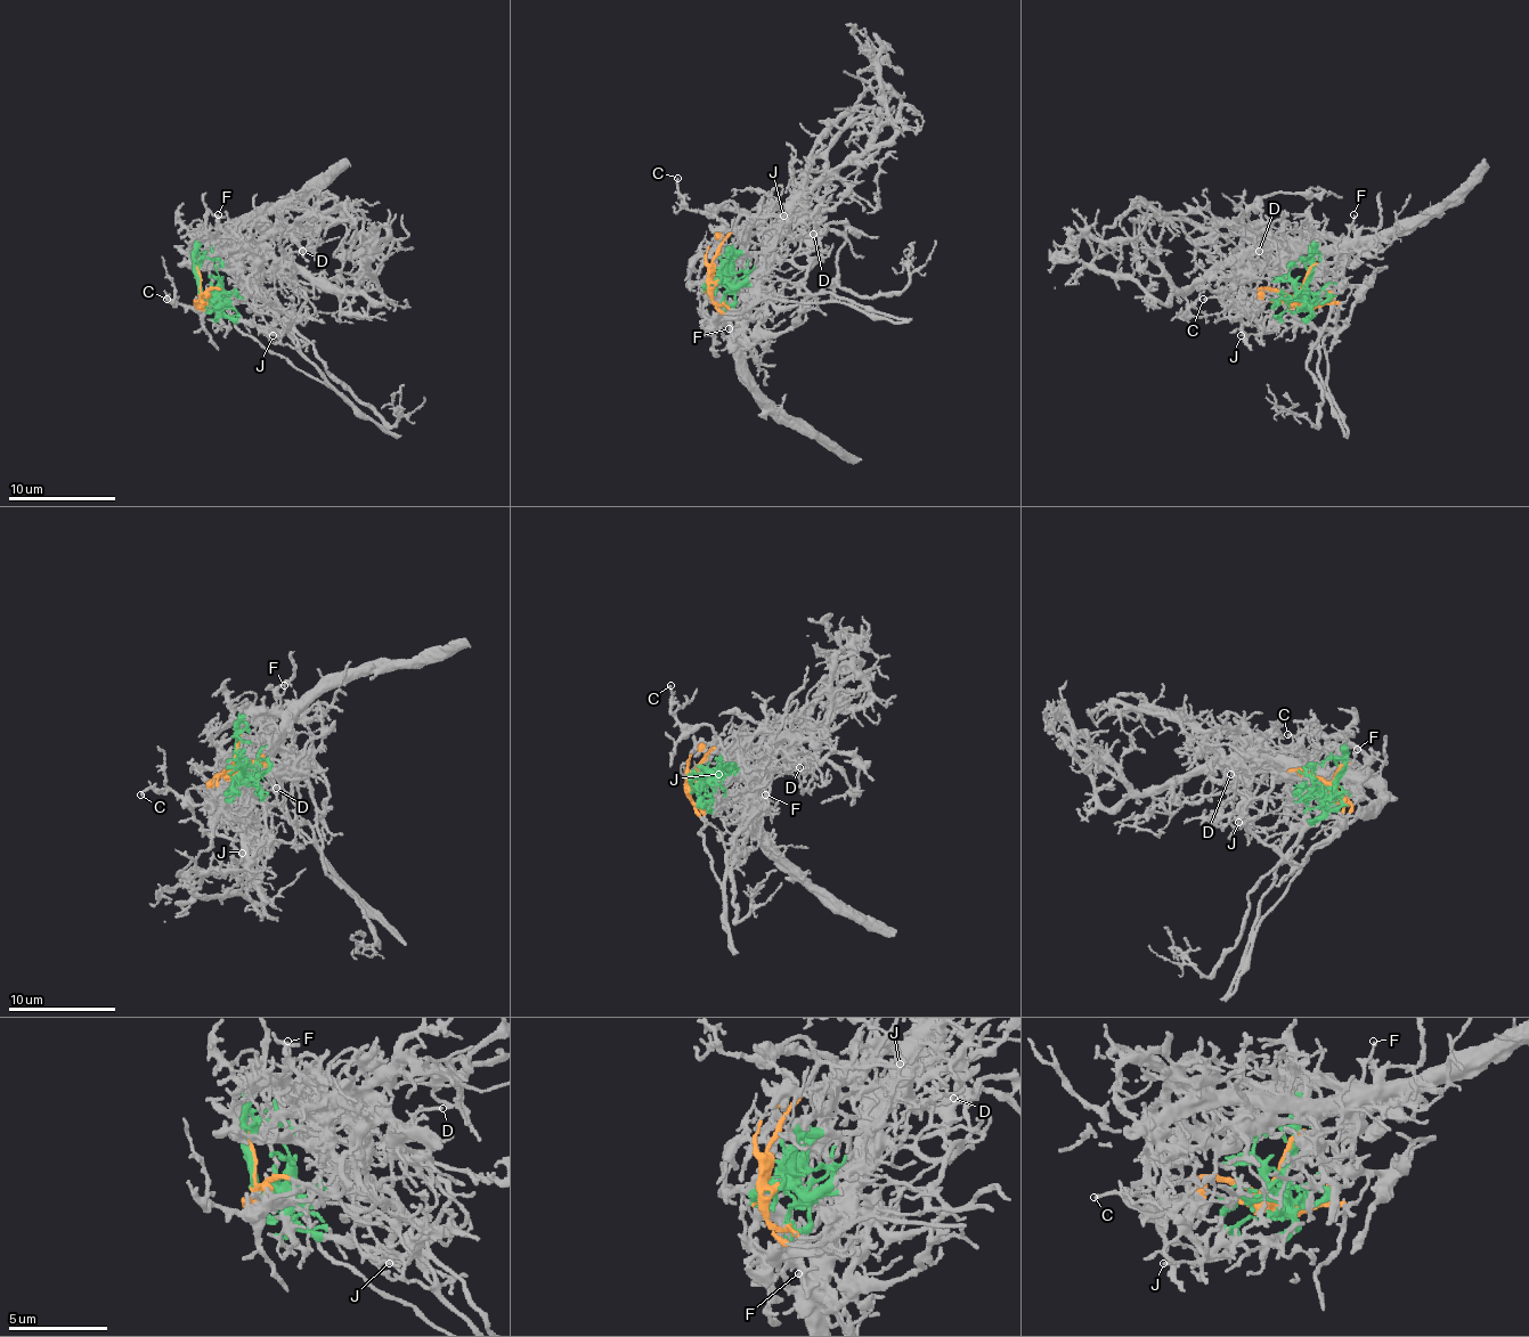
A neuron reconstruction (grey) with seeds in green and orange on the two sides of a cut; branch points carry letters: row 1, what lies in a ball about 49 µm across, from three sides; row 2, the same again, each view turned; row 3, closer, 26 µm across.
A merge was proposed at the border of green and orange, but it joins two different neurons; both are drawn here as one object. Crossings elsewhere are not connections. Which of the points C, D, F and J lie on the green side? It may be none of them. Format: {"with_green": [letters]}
{"with_green": ["D", "F", "J"]}

